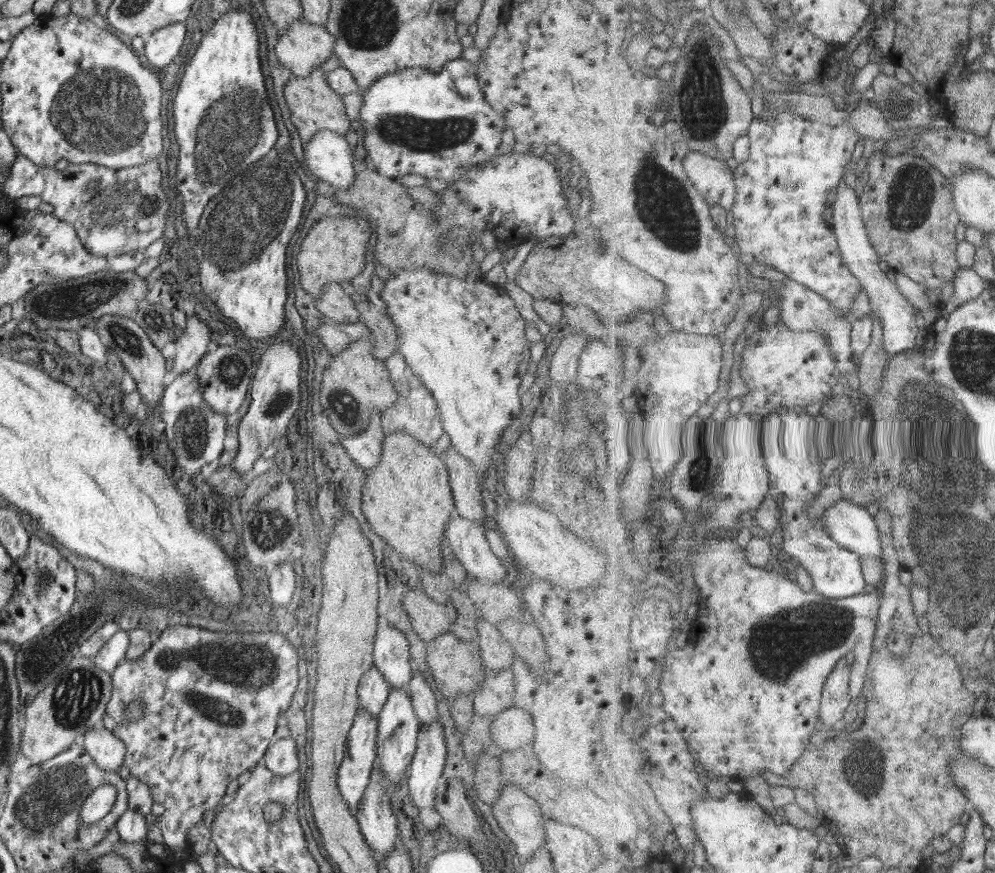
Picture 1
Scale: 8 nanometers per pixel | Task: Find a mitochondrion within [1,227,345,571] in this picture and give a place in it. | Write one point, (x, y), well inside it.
(70, 302)

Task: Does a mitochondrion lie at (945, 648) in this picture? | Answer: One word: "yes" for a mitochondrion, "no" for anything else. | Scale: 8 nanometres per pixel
no

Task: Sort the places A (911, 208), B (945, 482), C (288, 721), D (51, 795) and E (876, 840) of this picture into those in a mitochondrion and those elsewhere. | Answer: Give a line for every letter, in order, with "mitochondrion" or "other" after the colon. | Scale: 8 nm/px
A: mitochondrion
B: mitochondrion
C: other
D: mitochondrion
E: other

